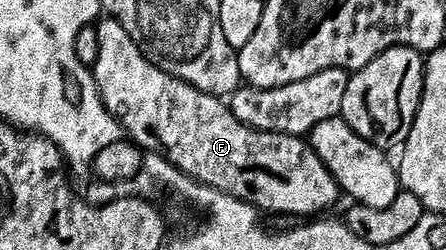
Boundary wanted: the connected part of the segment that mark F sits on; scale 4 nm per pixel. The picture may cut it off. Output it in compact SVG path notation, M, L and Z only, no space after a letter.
M101 17L96 20L95 26L98 56L91 66L93 80L101 94L103 105L121 122L124 134L138 147L149 153L163 155L168 163L178 167L183 174L191 176L198 183L233 195L262 212L282 211L285 215L305 215L301 217L328 212L325 210L339 196L337 182L335 177L331 177L327 165L319 161L319 157L302 136L284 135L278 131L256 131L255 128L248 127L235 118L224 98L203 93L195 89L195 85L179 81L171 77L171 73L163 73L163 69L159 69L159 65L150 61L141 52L139 45L131 41L131 33L127 33L127 29L123 29L117 19Z

